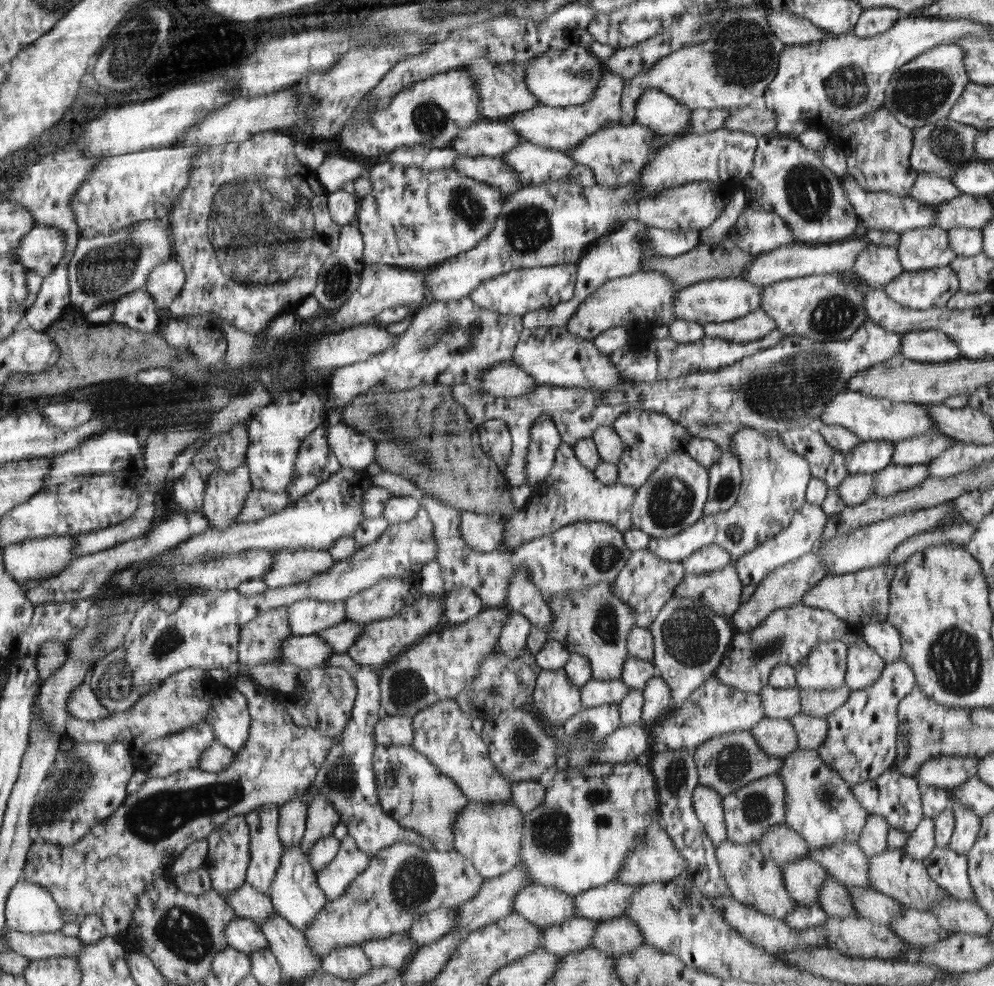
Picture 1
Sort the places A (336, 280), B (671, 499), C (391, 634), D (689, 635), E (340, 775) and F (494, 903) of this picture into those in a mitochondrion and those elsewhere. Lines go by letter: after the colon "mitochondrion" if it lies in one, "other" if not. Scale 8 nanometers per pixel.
A: mitochondrion
B: mitochondrion
C: other
D: mitochondrion
E: mitochondrion
F: other

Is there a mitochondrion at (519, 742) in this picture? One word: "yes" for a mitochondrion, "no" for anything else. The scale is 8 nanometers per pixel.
yes

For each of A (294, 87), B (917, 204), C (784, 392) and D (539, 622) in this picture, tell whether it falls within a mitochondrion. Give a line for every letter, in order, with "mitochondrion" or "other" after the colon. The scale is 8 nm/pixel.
A: other
B: other
C: mitochondrion
D: other

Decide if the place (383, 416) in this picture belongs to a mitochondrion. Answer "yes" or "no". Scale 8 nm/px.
yes

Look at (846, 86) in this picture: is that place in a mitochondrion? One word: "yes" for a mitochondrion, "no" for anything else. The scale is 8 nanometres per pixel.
yes

